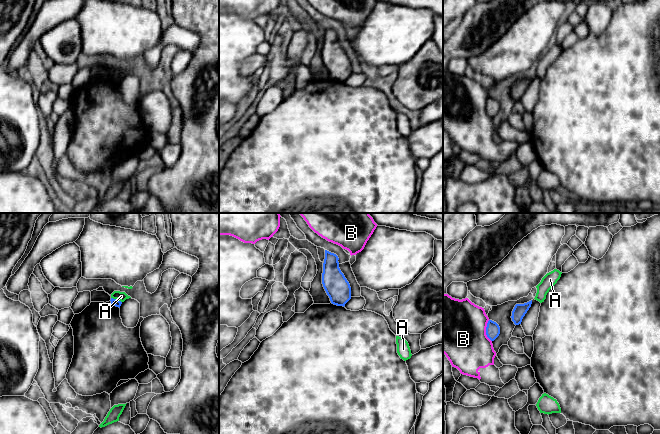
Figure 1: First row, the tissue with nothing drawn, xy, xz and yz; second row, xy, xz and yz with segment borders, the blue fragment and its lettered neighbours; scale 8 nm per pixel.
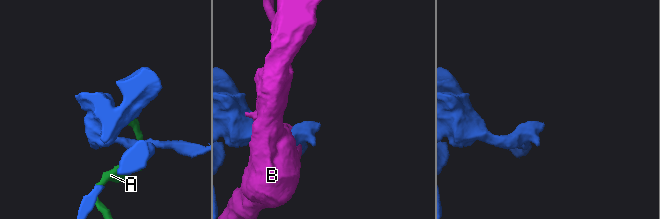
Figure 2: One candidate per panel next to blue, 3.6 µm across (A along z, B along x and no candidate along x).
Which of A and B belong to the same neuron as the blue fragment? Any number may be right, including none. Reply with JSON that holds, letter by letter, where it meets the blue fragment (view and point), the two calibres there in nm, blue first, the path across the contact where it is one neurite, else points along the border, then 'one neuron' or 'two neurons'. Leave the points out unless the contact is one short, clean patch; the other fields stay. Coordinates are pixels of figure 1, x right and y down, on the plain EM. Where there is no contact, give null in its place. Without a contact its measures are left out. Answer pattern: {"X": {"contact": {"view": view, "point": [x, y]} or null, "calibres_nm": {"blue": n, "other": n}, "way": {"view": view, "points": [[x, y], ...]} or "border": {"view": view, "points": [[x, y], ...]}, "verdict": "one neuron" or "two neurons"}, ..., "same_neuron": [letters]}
{"A": {"contact": {"view": "xy", "point": [116, 75]}, "calibres_nm": {"blue": 60, "other": 80}, "border": {"view": "xy", "points": [[111, 73], [121, 78]]}, "verdict": "two neurons"}, "B": {"contact": {"view": "yz", "point": [486, 107]}, "calibres_nm": {"blue": 110, "other": 460}, "verdict": "two neurons"}, "same_neuron": []}

